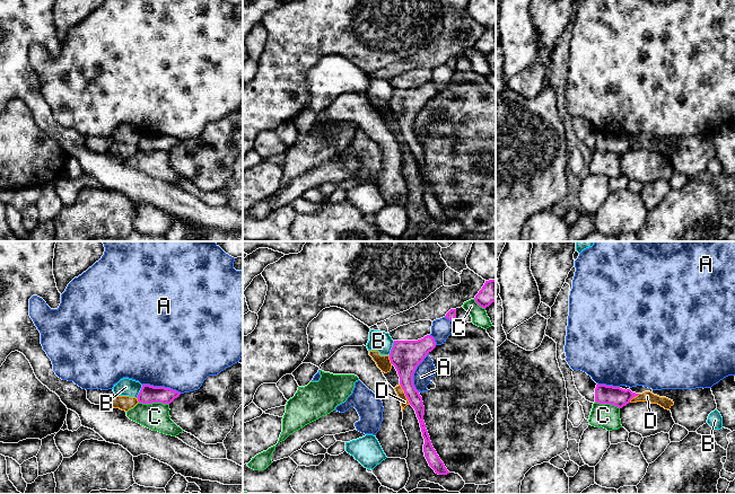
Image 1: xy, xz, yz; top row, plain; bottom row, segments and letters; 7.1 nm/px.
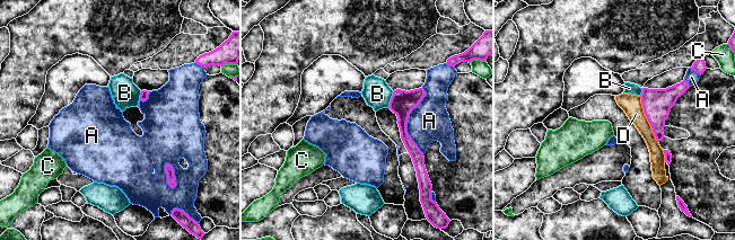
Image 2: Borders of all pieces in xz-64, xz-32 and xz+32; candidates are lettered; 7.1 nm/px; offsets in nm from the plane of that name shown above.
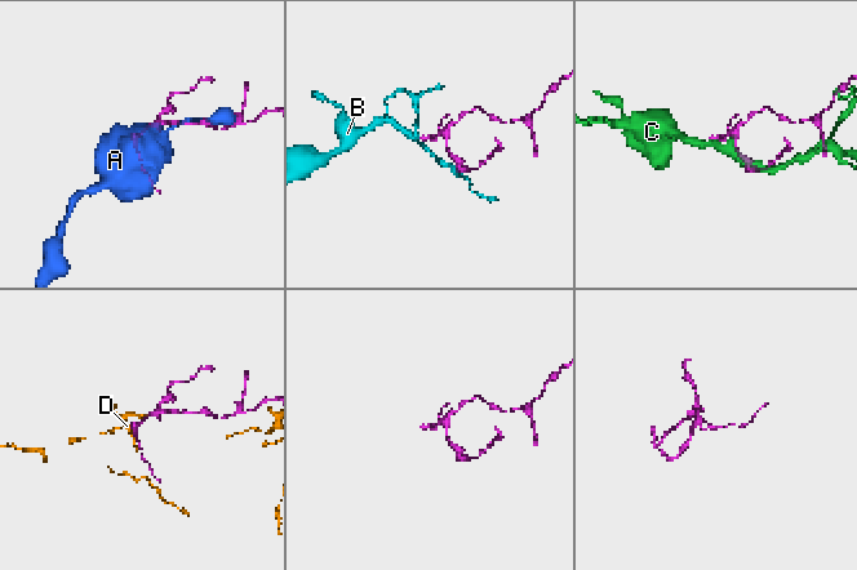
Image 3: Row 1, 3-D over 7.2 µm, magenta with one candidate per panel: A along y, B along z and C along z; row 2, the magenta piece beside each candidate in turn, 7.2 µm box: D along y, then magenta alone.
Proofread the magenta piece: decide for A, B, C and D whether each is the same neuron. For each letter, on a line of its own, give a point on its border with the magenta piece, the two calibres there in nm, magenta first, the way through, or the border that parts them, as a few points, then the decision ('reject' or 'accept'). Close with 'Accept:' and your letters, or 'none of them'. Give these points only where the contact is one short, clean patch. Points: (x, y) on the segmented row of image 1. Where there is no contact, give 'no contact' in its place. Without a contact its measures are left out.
A: meets magenta in xz at (413, 372); 220 nm thick on the magenta side, 130 nm on the other; reject
B: meets magenta in xz at (392, 347); 220 nm thick on the magenta side, 140 nm on the other; border along xz (394, 341), (388, 354); reject
C: meets magenta in xy at (154, 402); 130 nm thick on the magenta side, 190 nm on the other; reject
D: meets magenta in xz at (404, 393); 200 nm thick on the magenta side, 60 nm on the other; border along xz (400, 384), (410, 404); reject
Accept: none of them

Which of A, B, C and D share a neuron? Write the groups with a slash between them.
A / B / C / D

